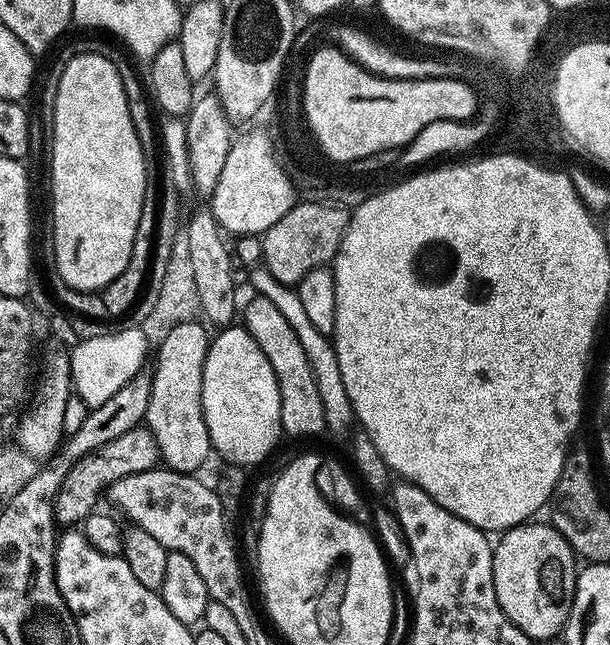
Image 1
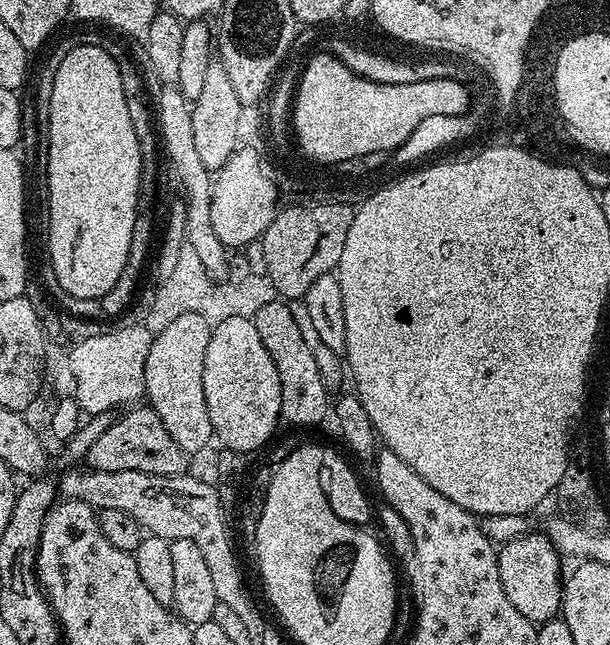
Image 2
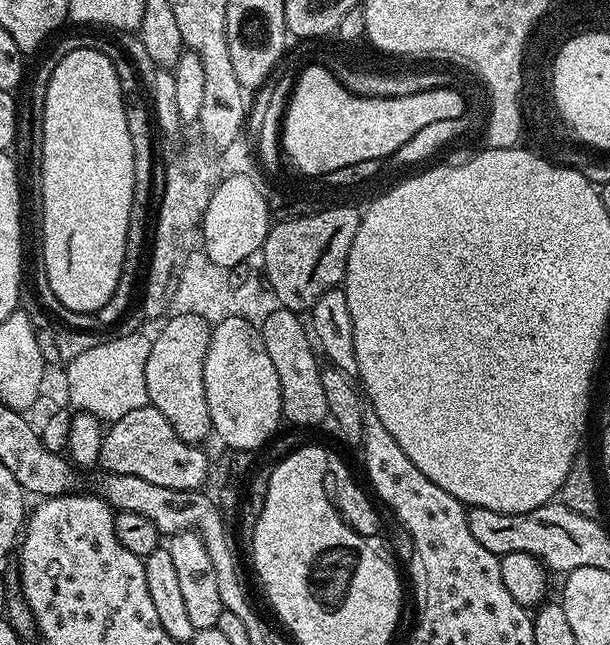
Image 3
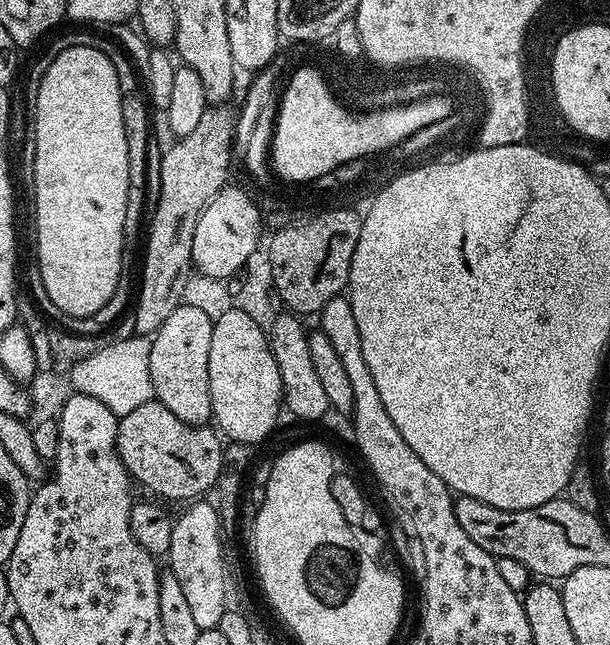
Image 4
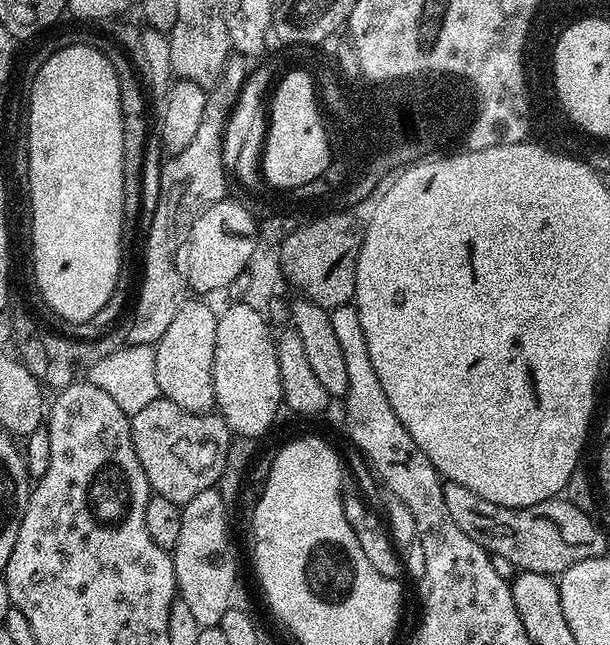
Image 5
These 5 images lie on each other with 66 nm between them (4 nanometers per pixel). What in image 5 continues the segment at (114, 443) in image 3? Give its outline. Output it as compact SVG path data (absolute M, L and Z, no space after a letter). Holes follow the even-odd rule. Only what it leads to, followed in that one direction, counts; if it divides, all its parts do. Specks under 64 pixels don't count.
M158 398L143 410L131 413L130 419L134 454L146 474L149 489L155 495L170 498L170 502L183 506L190 502L190 498L194 498L194 494L202 494L202 490L219 485L220 475L226 466L228 447L234 438L234 433L223 416L183 412L181 408L174 406L174 402Z

